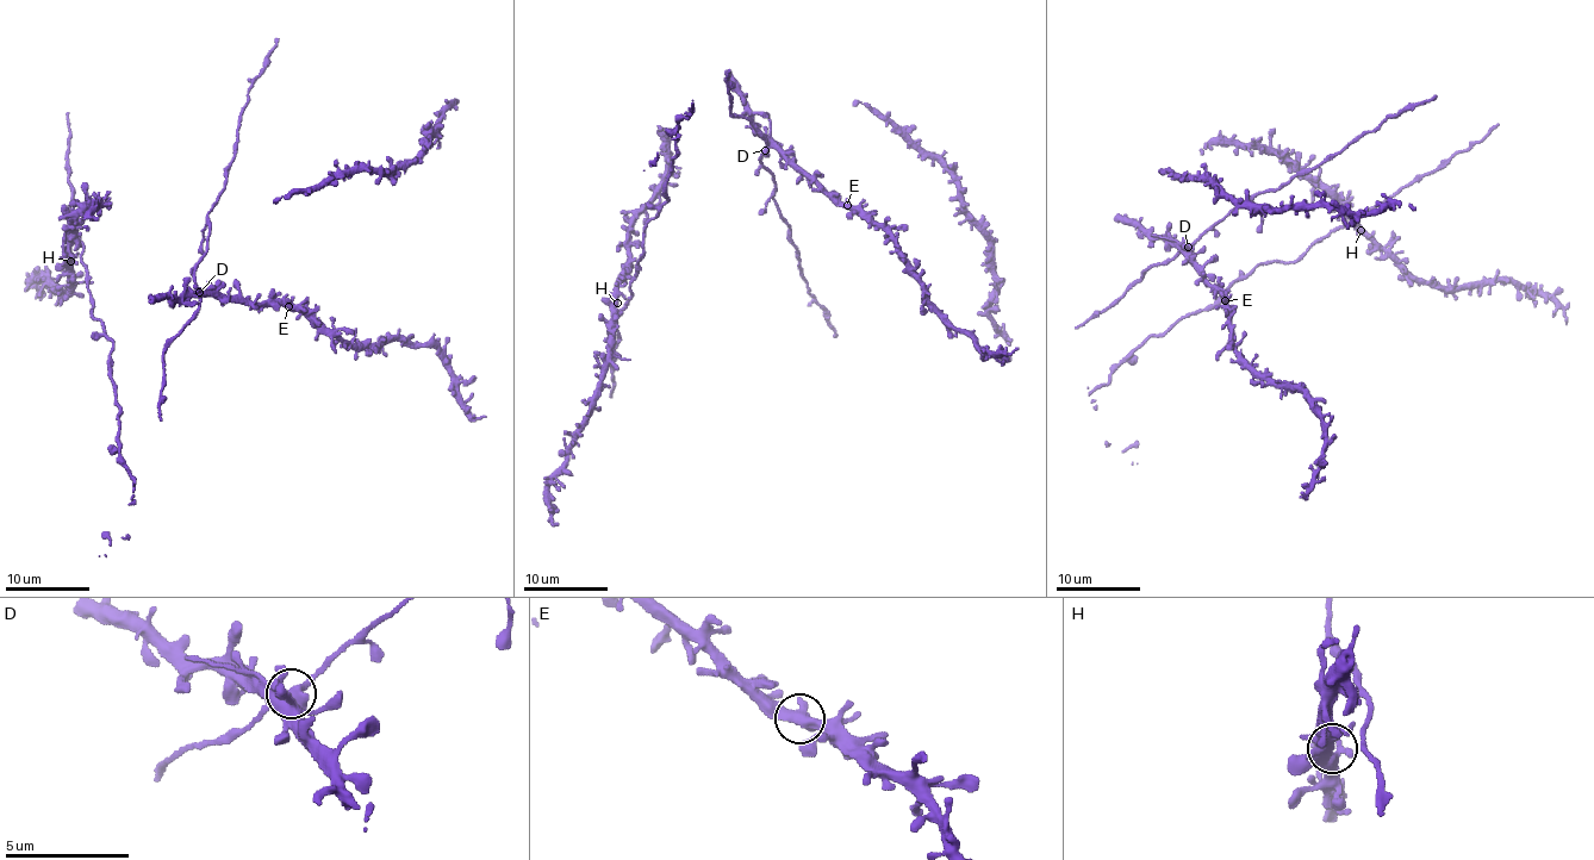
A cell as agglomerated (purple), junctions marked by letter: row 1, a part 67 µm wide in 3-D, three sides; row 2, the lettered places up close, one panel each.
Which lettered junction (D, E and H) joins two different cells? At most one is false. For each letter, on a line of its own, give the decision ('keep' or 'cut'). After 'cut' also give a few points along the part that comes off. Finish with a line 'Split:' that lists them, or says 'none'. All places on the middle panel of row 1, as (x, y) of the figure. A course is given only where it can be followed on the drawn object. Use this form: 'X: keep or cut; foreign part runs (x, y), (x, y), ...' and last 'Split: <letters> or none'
D: keep
E: keep
H: keep
Split: none

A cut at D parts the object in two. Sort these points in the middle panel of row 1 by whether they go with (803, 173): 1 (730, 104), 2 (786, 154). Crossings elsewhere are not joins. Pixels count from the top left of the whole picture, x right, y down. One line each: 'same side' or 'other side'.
1: other side
2: same side

